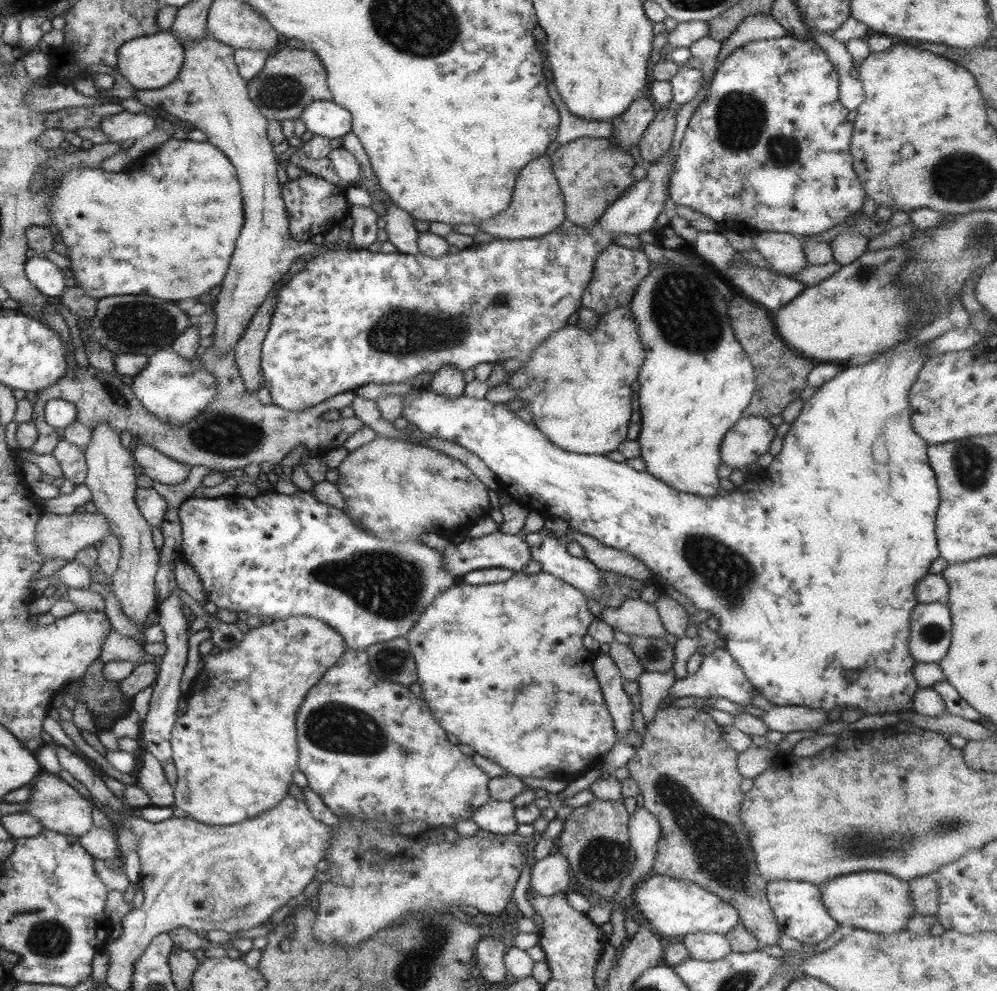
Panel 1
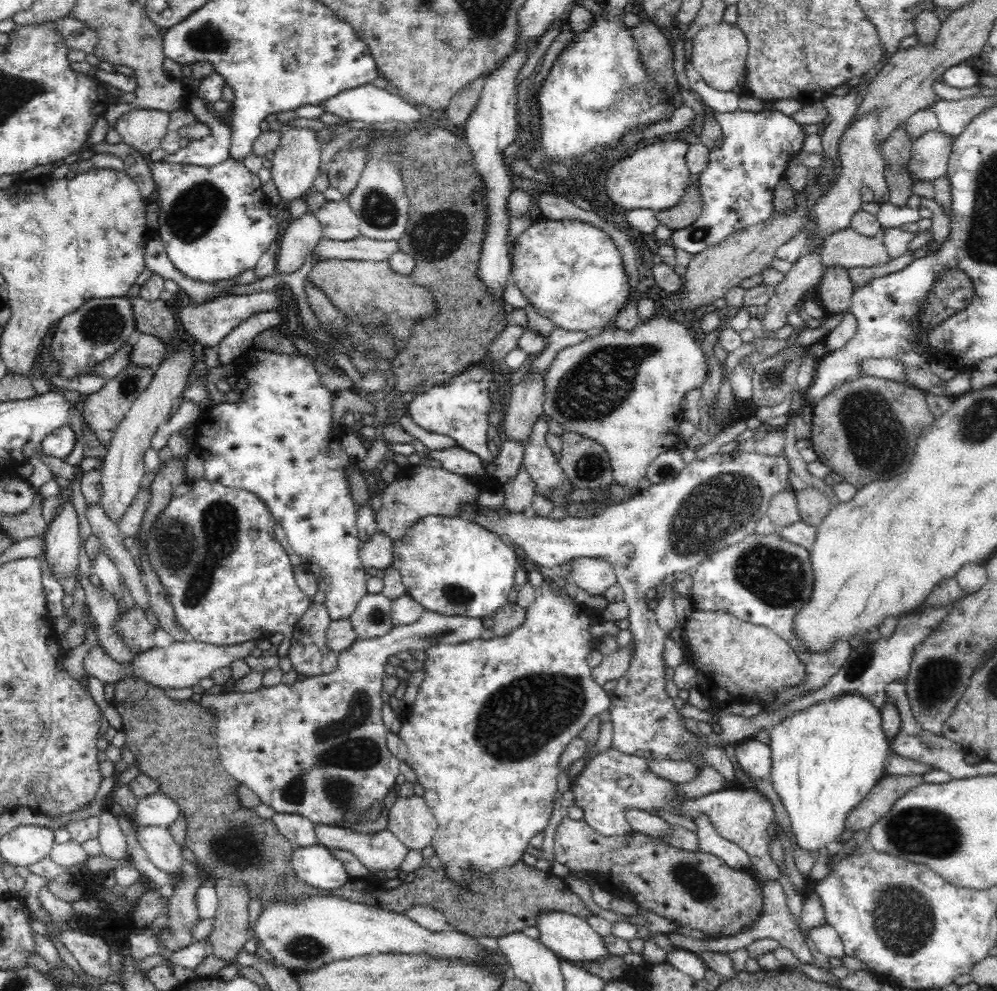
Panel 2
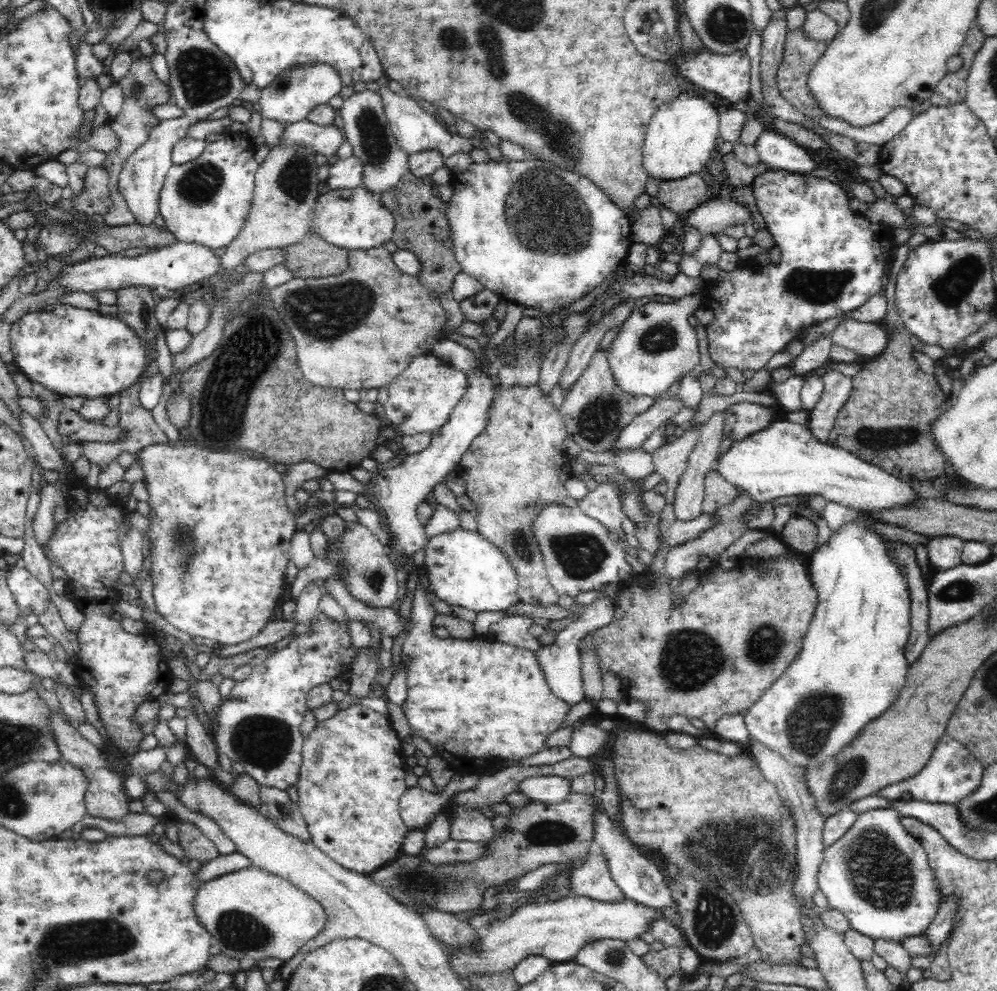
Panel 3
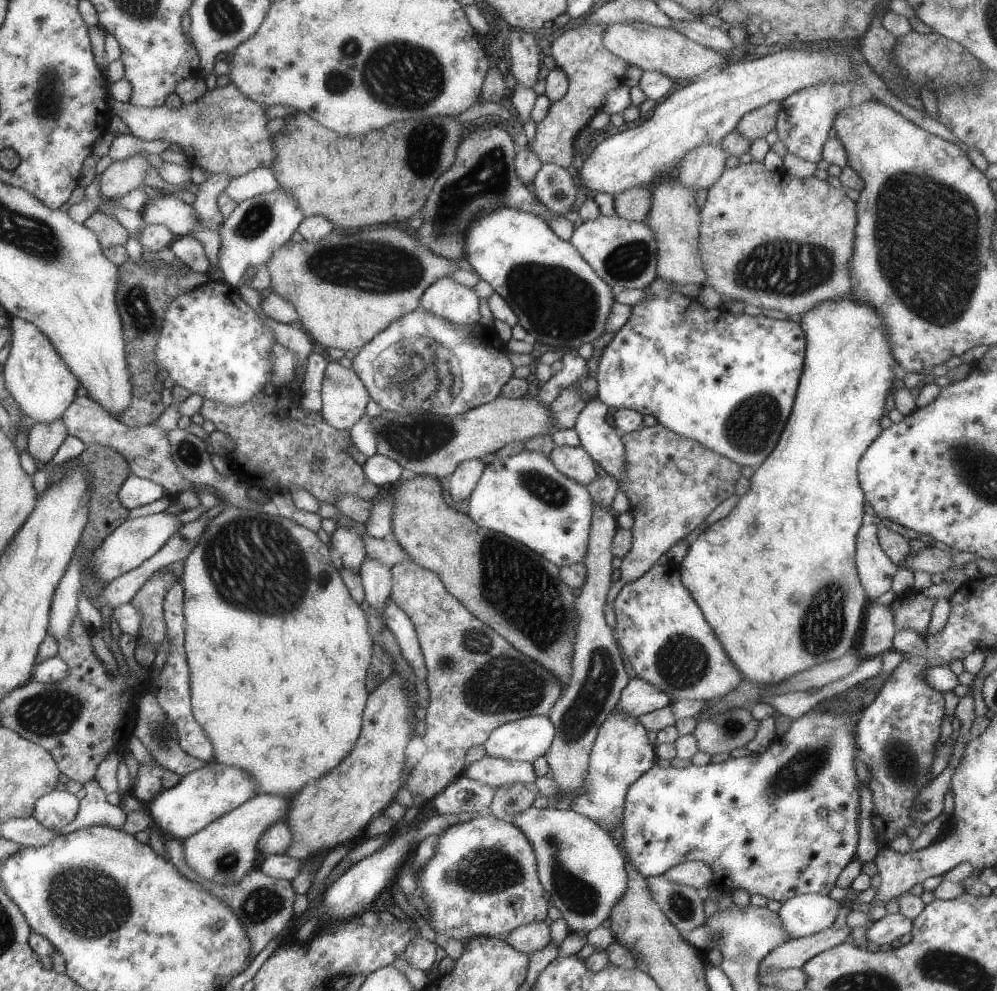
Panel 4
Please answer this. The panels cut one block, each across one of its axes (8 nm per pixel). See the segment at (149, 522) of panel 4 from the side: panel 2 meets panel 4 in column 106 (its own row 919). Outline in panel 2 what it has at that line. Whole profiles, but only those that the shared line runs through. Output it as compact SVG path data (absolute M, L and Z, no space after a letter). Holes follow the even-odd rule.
M548 912L538 918L536 928L540 930L538 940L560 960L568 960L570 964L598 964L610 956L604 948L604 938L578 916L566 912Z

